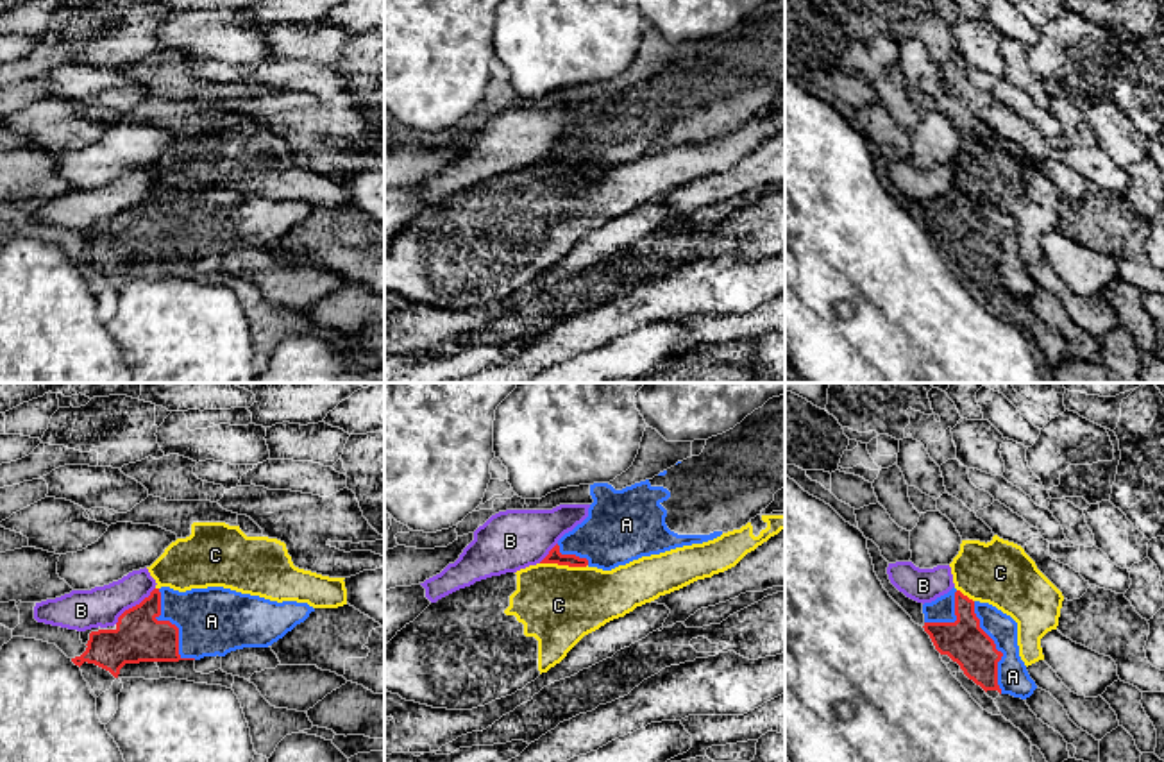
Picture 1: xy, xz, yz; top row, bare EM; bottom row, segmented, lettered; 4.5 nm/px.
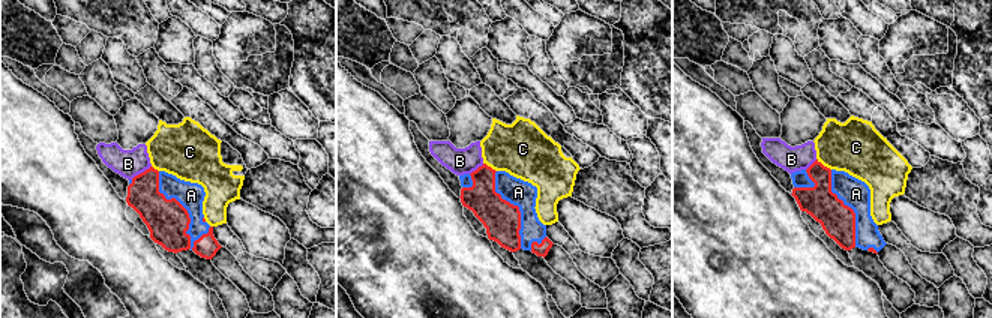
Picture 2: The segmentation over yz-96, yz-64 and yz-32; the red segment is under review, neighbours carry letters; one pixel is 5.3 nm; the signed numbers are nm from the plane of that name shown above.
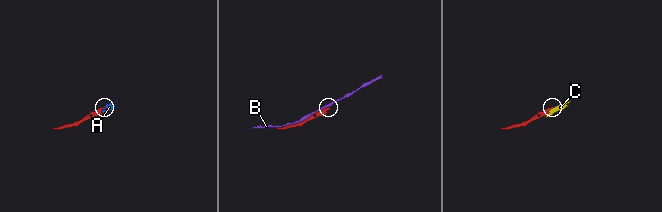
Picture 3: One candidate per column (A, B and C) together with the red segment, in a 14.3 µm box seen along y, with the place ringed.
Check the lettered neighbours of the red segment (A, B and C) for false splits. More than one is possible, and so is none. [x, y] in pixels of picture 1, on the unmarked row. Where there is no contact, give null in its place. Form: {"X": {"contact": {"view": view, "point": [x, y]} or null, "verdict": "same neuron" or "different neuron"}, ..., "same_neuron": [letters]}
{"A": {"contact": {"view": "xy", "point": [174, 224]}, "verdict": "same neuron"}, "B": {"contact": {"view": "xy", "point": [136, 204]}, "verdict": "different neuron"}, "C": {"contact": {"view": "xz", "point": [564, 163]}, "verdict": "different neuron"}, "same_neuron": ["A"]}

